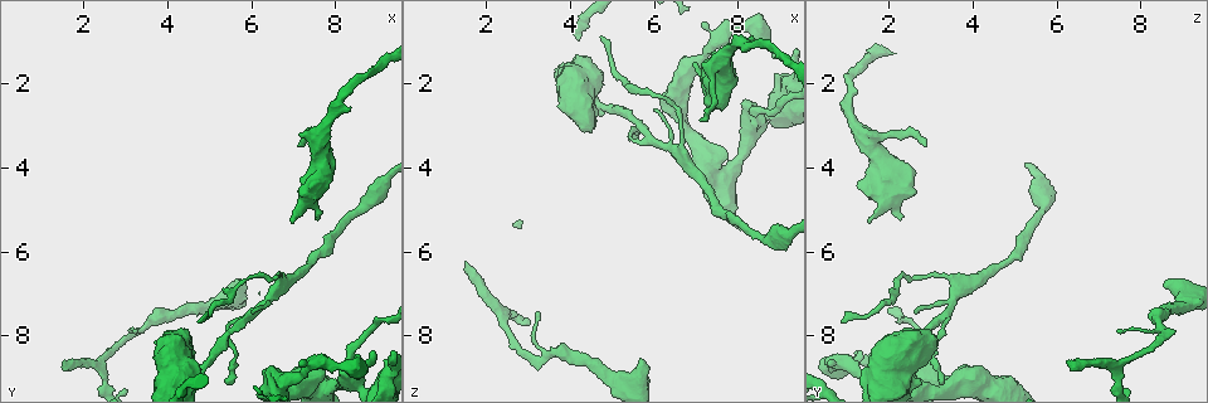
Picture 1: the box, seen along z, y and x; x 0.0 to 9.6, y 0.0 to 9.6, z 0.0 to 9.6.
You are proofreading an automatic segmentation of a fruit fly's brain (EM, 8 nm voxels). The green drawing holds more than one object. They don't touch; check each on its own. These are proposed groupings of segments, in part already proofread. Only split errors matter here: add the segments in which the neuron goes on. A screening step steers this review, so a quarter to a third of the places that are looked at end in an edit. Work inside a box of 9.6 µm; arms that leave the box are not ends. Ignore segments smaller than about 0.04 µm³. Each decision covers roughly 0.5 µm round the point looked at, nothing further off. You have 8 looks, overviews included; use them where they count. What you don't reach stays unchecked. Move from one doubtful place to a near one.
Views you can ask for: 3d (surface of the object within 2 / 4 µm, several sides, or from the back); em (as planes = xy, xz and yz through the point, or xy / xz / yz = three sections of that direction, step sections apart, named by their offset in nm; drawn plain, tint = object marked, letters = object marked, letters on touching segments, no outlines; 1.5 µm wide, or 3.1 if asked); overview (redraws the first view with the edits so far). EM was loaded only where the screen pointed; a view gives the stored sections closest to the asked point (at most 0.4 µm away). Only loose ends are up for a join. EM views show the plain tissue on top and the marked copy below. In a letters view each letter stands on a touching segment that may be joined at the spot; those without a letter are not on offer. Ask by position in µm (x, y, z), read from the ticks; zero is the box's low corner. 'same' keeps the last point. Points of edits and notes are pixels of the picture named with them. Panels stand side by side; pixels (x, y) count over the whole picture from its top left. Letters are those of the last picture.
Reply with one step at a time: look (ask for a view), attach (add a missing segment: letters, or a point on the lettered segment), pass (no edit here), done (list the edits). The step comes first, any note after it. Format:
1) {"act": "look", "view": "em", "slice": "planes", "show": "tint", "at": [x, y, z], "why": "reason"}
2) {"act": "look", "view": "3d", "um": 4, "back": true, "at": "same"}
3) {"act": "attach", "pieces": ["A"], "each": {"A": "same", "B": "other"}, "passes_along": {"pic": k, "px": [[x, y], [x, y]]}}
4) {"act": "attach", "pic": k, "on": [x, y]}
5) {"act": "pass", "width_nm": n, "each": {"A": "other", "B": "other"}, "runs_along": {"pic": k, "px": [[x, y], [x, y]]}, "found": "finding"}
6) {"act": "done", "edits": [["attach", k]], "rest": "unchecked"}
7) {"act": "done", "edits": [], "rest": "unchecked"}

{"act": "look", "view": "3d", "um": 2, "at": [8.90, 8.40, 1.30], "why": "an open end"}

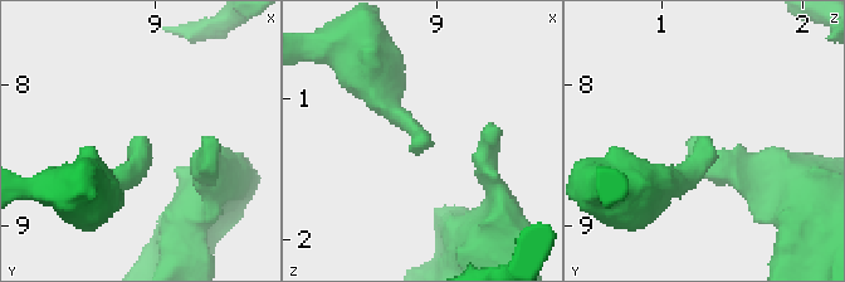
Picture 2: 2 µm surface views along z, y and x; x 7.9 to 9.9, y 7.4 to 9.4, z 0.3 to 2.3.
{"act": "look", "view": "em", "slice": "planes", "show": "letters", "at": [8.96, 8.36, 1.30], "why": "need the tissue"}

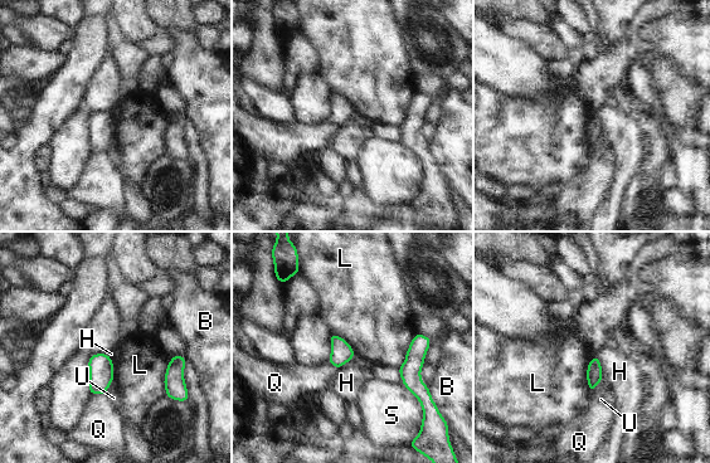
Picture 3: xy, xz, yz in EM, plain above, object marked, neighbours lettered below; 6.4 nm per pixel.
{"act": "pass", "each": {"B": "other", "H": "other", "L": "other", "Q": "other", "S": "other", "U": "other"}, "border": {"pic": 3, "px": [[596, 354], [603, 380]]}, "found": "no lettered segment goes on from it"}

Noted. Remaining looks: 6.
{"act": "look", "view": "em", "slice": "yz", "step": 4, "show": "letters", "at": [7.10, 3.50, 2.85], "why": "an open end"}

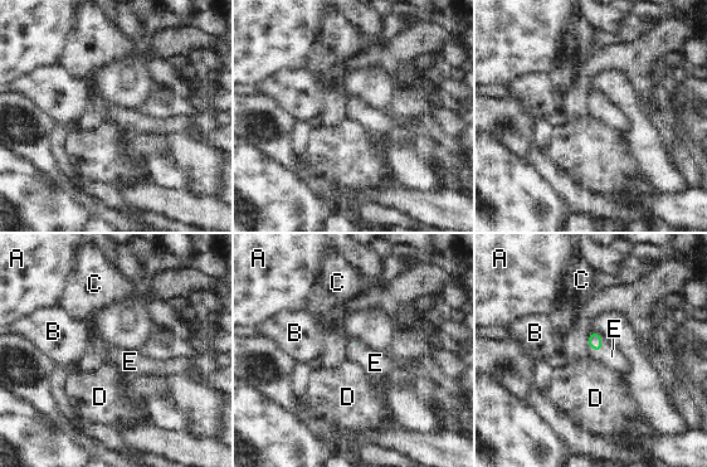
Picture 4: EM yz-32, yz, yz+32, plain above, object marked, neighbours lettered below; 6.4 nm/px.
{"act": "attach", "pieces": ["E"], "each": {"A": "other", "B": "other", "C": "other", "D": "other", "E": "same"}, "passes_along": {"pic": 4, "px": [[595, 340], [600, 344], [612, 356]]}, "found": "it goes on there"}

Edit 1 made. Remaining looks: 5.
{"act": "look", "view": "overview"}

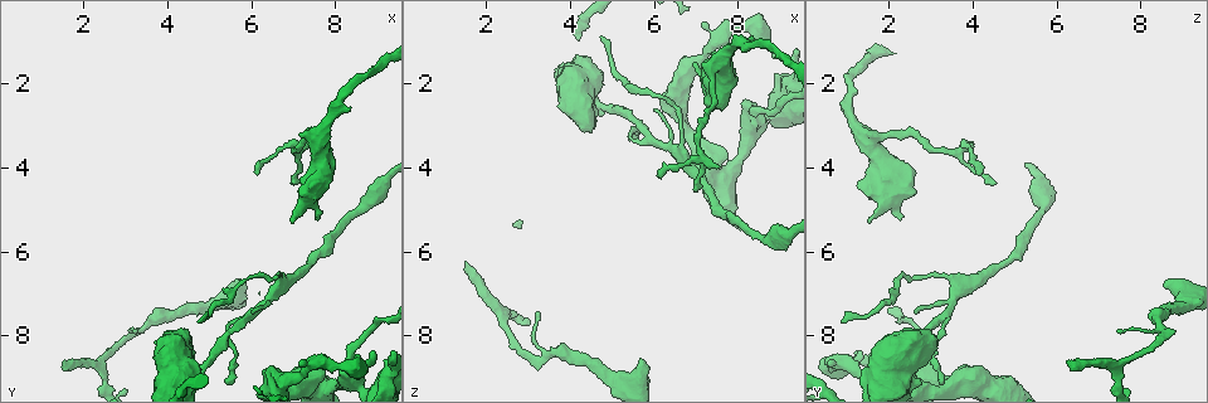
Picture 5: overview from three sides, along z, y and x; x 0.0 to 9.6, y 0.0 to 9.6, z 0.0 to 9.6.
{"act": "look", "view": "em", "slice": "planes", "show": "letters", "at": [7.00, 4.35, 4.50], "why": "tapers out"}

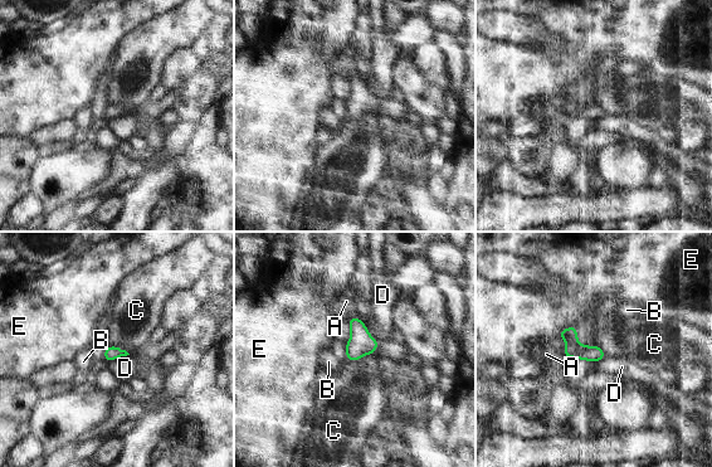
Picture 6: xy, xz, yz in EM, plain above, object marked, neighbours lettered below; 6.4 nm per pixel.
{"act": "pass", "longest_contact_nm": ["C", 190], "each": {"A": "other", "B": "other", "C": "other", "D": "other", "E": "other"}, "border": {"pic": 6, "px": [[128, 354], [106, 361]]}, "found": "no lettered segment goes on from it"}

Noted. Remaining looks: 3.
{"act": "done", "edits": [["attach", 4]], "rest": "unchecked"}

